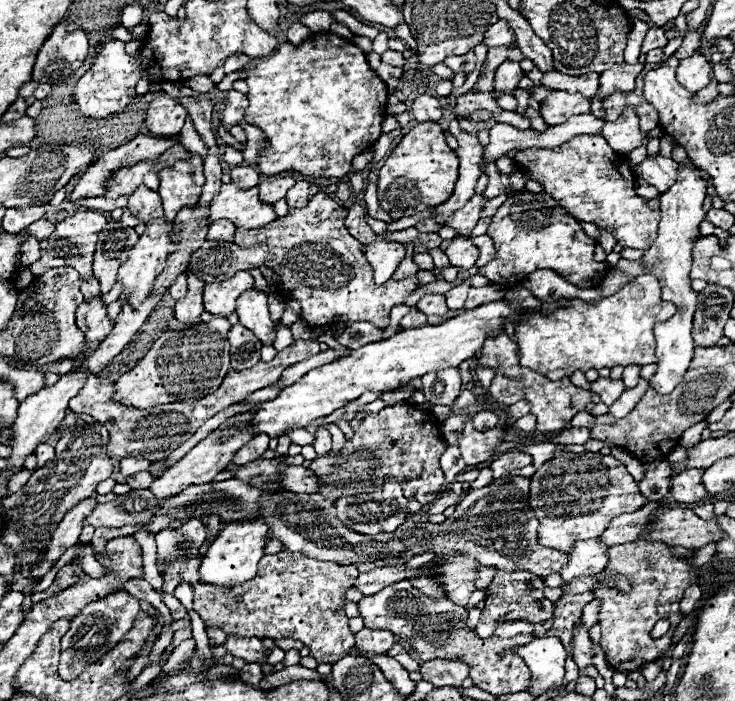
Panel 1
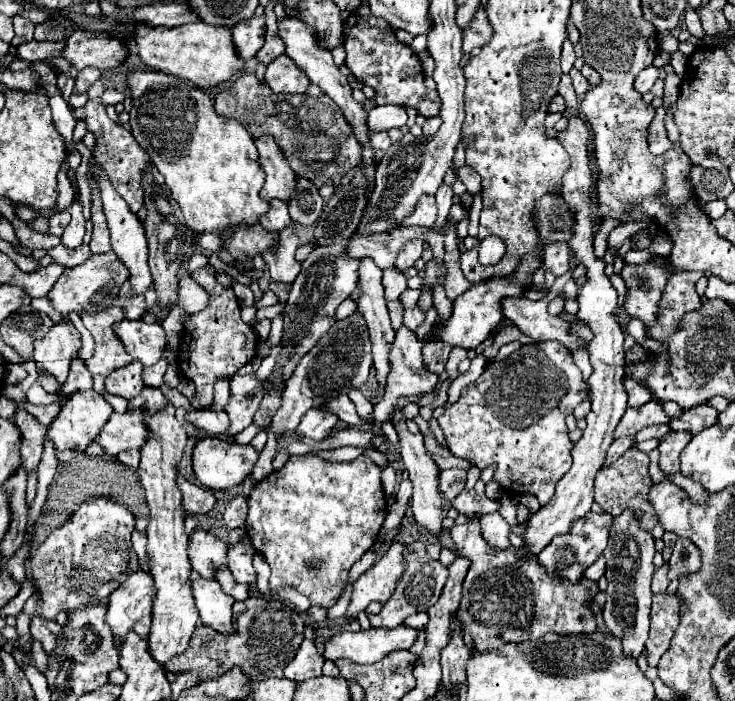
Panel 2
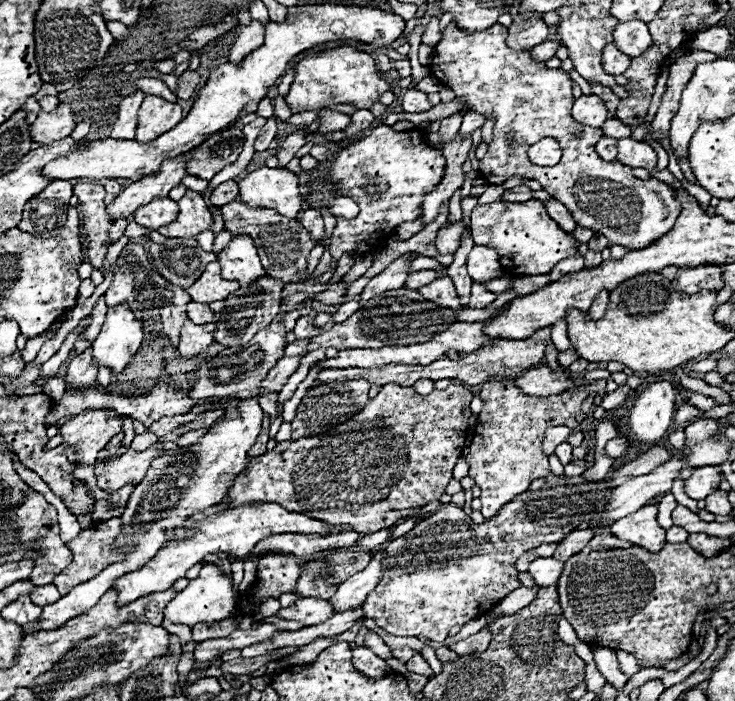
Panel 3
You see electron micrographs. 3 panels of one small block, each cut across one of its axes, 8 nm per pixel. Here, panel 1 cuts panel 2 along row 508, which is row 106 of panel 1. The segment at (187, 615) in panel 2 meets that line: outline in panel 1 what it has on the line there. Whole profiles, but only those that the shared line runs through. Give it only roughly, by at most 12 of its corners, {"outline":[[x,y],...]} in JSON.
{"outline":[[168,96],[150,102],[146,128],[156,136],[182,130],[186,108]]}

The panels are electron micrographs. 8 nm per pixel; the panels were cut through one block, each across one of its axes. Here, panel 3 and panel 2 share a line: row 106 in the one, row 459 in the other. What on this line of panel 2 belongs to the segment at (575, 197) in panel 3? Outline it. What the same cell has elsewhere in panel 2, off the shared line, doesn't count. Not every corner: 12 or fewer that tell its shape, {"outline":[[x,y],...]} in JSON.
{"outline":[[524,344],[438,418],[506,492],[554,496],[586,382]]}

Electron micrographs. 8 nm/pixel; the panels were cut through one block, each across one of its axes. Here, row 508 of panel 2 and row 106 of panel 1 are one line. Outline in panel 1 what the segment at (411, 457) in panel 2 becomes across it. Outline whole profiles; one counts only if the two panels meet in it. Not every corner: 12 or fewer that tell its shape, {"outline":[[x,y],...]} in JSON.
{"outline":[[422,94],[410,112],[416,122],[438,122],[442,100]]}

